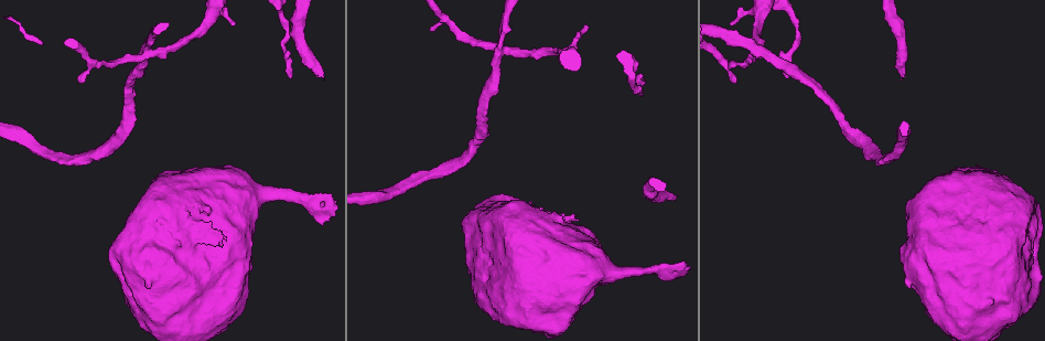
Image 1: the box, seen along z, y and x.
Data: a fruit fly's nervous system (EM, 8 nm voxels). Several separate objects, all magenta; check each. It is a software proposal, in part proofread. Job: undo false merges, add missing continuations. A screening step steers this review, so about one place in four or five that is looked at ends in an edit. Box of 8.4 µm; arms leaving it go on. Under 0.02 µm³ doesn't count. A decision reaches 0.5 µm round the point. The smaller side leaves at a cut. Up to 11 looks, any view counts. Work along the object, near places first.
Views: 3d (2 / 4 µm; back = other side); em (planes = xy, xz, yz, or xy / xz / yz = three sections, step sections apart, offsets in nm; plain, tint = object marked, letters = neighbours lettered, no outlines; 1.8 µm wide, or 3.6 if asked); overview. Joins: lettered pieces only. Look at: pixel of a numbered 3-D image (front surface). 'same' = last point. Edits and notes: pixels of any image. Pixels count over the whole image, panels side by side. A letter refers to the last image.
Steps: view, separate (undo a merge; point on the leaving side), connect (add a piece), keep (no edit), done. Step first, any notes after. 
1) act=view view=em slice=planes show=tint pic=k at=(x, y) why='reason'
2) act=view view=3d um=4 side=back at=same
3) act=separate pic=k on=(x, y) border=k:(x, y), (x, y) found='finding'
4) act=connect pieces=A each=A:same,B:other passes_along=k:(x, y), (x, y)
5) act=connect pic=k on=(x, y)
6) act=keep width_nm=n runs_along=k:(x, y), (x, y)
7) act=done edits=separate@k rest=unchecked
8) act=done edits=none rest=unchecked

act=view view=3d um=2 pic=1 at=(736, 81) why='branch stops here'

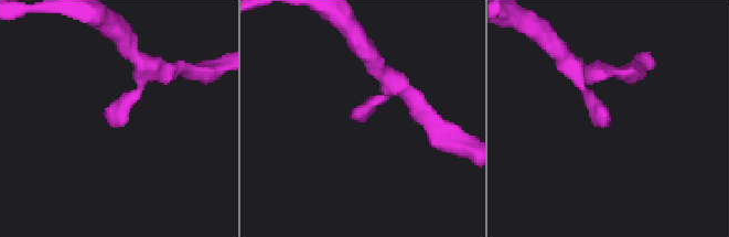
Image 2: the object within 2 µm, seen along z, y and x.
act=view view=em slice=planes show=letters pic=2 at=(606, 124) why='shape alone is not enough'

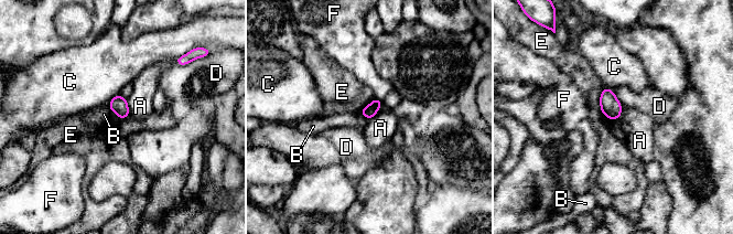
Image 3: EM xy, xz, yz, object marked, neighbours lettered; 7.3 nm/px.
act=keep longest_contact=E:240nm each=A:other,B:other,C:other,D:other,E:other,F:other border=3:(126, 99), (128, 115) found='none of them fits'

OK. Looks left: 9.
act=view view=em slice=planes show=letters pic=1 at=(795, 16) why='calibre changes'

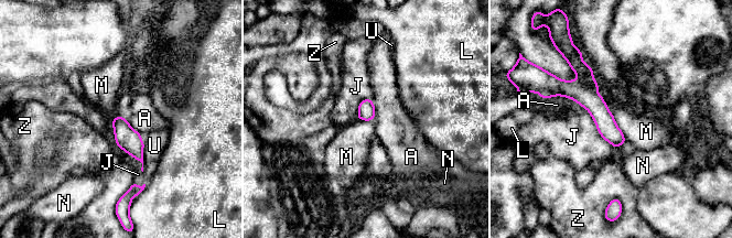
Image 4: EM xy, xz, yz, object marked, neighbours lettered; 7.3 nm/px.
act=keep each=A:other,J:other,L:other,M:other,N:other,U:other,Z:other found='continuous, no second neuron'

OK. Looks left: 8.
act=view view=em slice=planes show=letters pic=1 at=(759, 51) why='sharp bend'

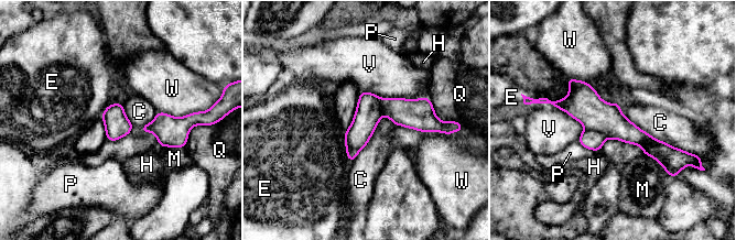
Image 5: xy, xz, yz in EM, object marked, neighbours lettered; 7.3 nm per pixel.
act=separate pic=5 on=(591, 139) each=C:other,E:other,H:other,M:other,P:other,Q:other,V:other,W:other border=5:(584, 128), (598, 130), (607, 138) found='two neurons meet here'

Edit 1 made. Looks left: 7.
act=view view=overview why='see it whole again'

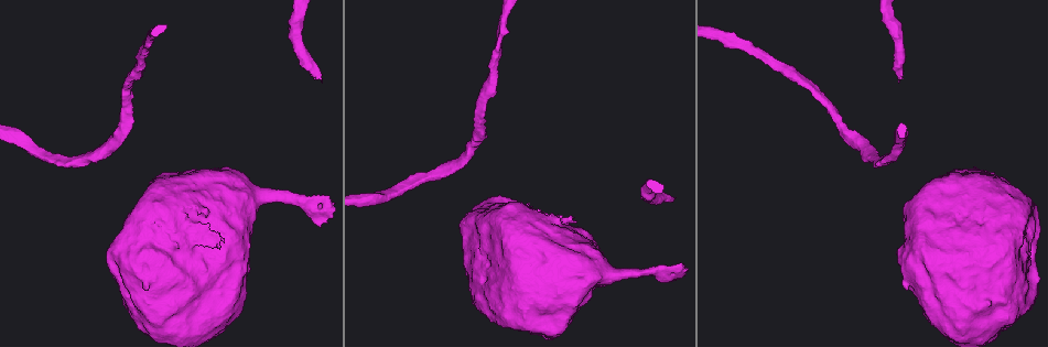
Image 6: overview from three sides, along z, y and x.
act=view view=3d um=4 pic=6 at=(670, 198) why='branch stops here'

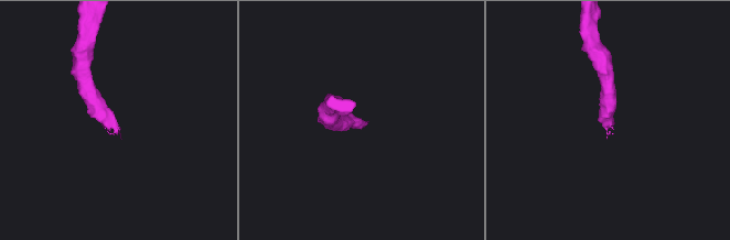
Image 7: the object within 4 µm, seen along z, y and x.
act=view view=em slice=yz step=16 show=letters pic=7 at=(606, 131)

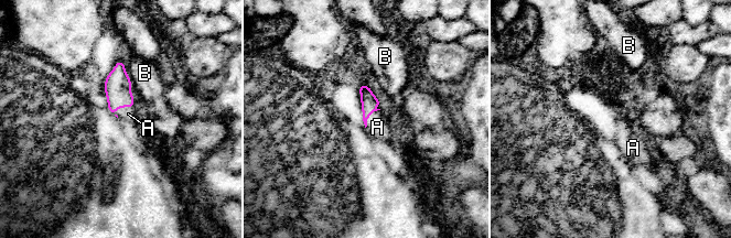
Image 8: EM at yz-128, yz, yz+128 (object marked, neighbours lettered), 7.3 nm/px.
act=connect pieces=A longest_contact=A:200nm each=A:same,B:other passes_along=8:(368, 100), (368, 116), (377, 127) found='the neuron continues'

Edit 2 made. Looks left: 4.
act=done edits=separate@5,connect@8 rest=unchecked

